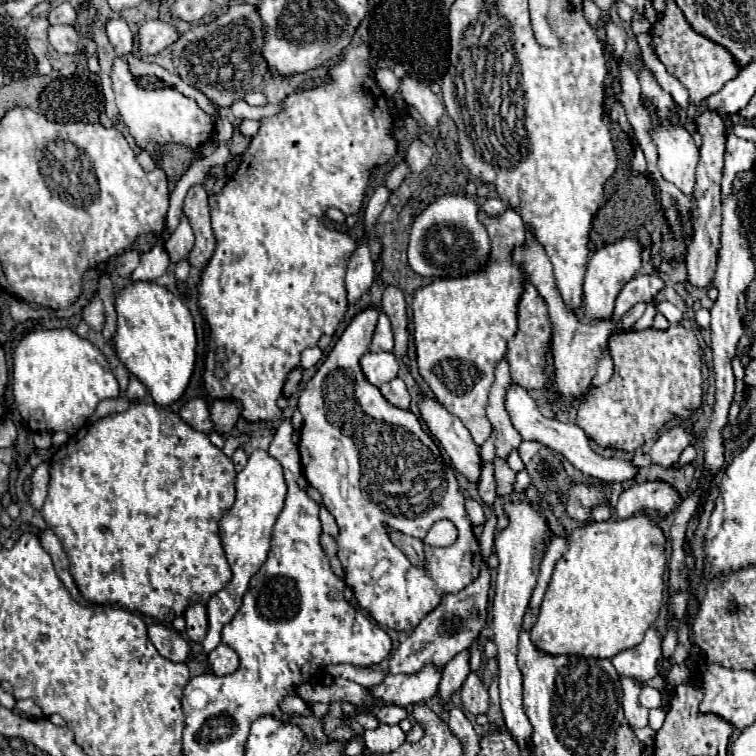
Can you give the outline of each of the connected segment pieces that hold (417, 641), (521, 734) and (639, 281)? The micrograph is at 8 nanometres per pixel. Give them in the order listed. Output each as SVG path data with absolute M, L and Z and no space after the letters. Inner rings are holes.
M491 515L484 524L484 530L478 542L482 550L482 564L480 564L480 574L478 578L462 588L458 594L446 594L442 596L440 606L436 606L424 620L418 624L414 632L398 646L398 650L390 656L390 674L412 674L418 672L424 664L434 662L434 664L448 664L458 652L470 648L470 644L478 638L478 634L486 628L486 606L488 606L488 592L490 592L490 568L488 568L488 556L493 553L494 531L497 525L497 516ZM478 608L480 610L480 620L478 622L468 622L470 610Z
M510 502L504 506L510 526L496 534L496 554L498 554L498 568L496 568L496 594L492 602L492 628L494 628L494 642L498 648L498 686L500 686L500 708L504 716L504 726L512 734L512 738L526 750L532 748L532 724L522 708L522 672L516 664L518 654L518 634L522 628L524 612L530 604L532 590L538 580L540 560L542 560L542 540L548 532L546 522L542 520L540 512L534 510L526 502Z
M638 274L634 276L618 294L612 320L618 322L634 304L650 302L664 288L664 280L656 274Z

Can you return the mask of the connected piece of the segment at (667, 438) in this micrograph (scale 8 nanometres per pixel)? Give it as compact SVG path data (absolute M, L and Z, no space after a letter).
M676 426L666 430L646 452L652 460L652 464L658 464L662 468L670 468L672 464L678 462L680 452L688 446L694 444L694 436L684 428L684 426Z

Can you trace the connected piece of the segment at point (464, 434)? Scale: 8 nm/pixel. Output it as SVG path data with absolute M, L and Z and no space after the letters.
M428 396L428 400L422 398L420 412L424 422L428 424L432 436L442 444L442 448L452 458L454 468L468 480L478 482L482 472L482 460L480 452L466 430L466 426L460 422L460 418L452 416L440 402Z

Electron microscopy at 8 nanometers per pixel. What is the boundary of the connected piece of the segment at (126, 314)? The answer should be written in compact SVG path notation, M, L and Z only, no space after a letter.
M132 282L116 296L118 332L114 348L120 362L150 392L158 406L170 406L188 388L196 362L196 330L190 310L170 290L154 282Z

